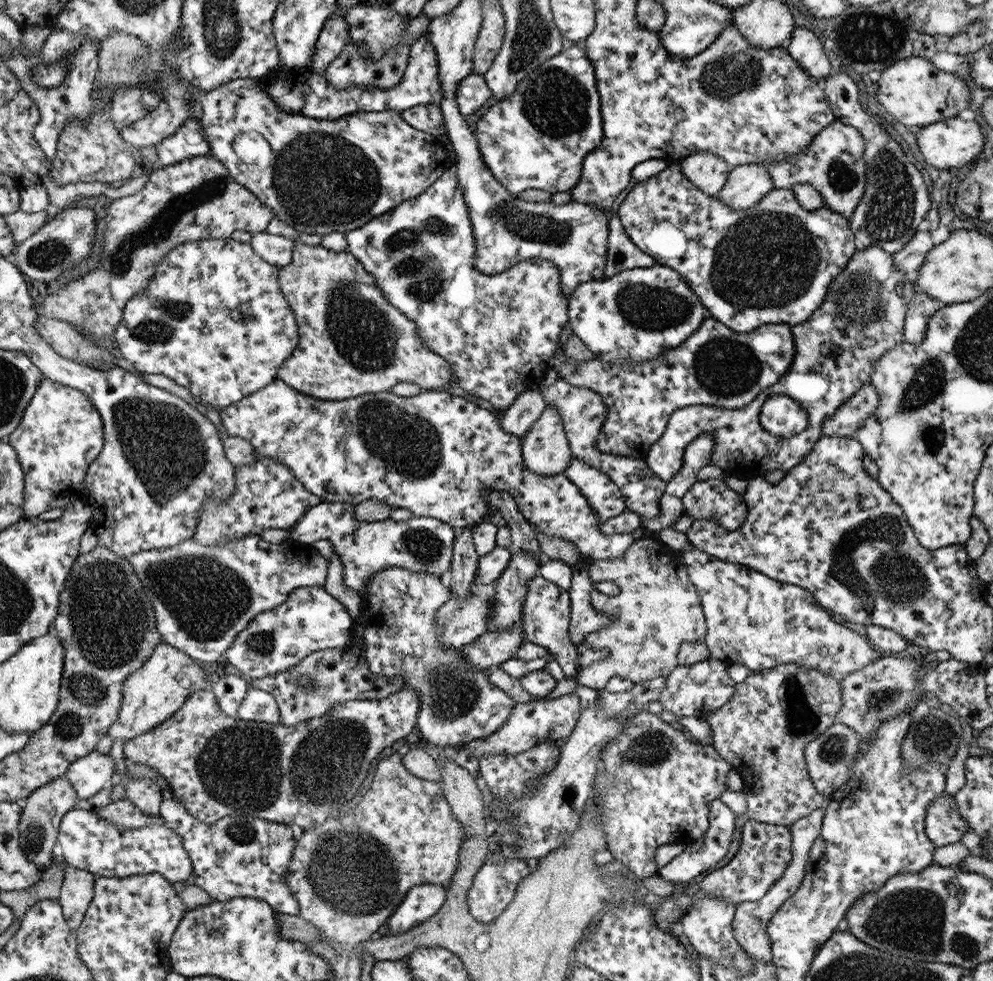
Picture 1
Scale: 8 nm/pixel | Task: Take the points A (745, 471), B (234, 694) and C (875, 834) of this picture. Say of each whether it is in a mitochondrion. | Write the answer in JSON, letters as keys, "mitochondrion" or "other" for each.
{"A":"other","B":"other","C":"other"}

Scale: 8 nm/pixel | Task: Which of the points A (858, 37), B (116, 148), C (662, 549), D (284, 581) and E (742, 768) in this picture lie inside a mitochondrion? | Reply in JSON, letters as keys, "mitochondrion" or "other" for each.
{"A":"mitochondrion","B":"other","C":"other","D":"other","E":"other"}

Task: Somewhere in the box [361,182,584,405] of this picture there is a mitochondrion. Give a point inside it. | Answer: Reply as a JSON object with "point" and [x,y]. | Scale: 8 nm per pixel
{"point":[420,269]}

